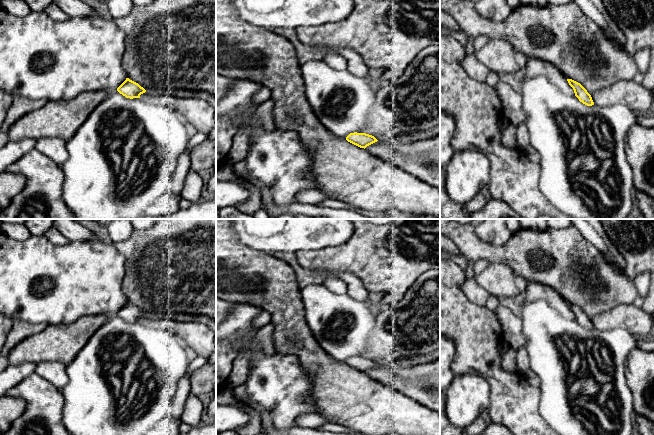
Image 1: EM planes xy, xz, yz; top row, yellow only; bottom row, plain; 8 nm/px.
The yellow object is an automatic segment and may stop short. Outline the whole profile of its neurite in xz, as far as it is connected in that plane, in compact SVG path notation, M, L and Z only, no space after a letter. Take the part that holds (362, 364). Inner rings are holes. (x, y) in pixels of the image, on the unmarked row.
M310 284L300 288L300 296L307 323L314 337L334 361L346 363L364 373L378 365L374 360L364 356L369 333L376 322L368 304L351 297L348 293L336 294L323 284Z

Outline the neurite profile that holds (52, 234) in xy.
M51 227L45 233L45 236L54 244L58 246L63 246L67 244L69 241L65 238L56 228Z

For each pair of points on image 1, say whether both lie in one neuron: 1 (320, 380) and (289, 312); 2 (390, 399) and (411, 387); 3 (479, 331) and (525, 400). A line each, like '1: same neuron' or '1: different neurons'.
1: same neuron
2: different neurons
3: same neuron

